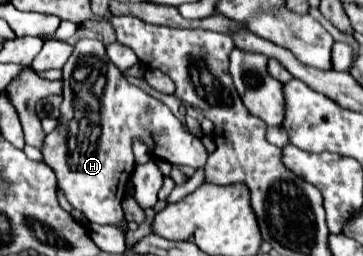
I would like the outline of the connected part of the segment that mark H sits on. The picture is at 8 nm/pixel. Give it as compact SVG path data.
M80 39L64 67L64 101L58 125L44 141L44 161L56 173L60 189L64 189L74 209L82 211L90 223L116 225L126 233L122 211L126 179L134 171L132 139L142 139L154 157L172 165L188 165L200 169L206 165L208 151L200 139L184 131L172 111L130 85L116 65L108 59L98 39Z

